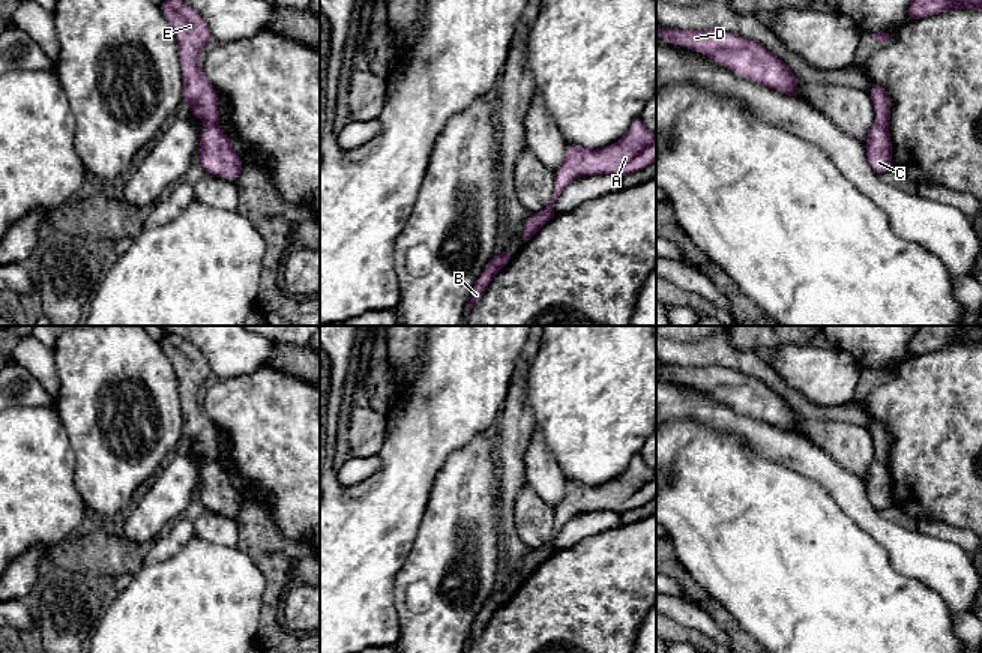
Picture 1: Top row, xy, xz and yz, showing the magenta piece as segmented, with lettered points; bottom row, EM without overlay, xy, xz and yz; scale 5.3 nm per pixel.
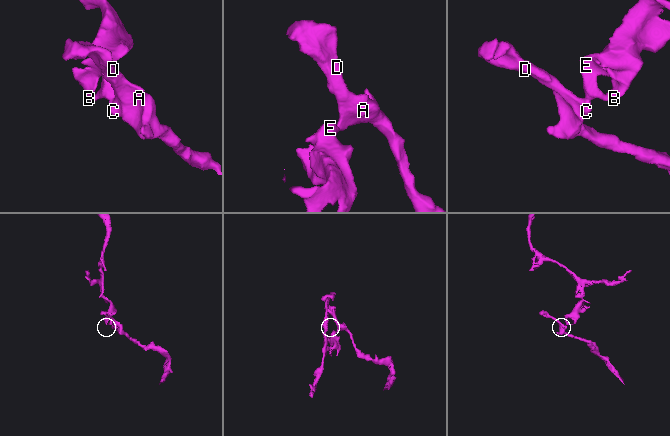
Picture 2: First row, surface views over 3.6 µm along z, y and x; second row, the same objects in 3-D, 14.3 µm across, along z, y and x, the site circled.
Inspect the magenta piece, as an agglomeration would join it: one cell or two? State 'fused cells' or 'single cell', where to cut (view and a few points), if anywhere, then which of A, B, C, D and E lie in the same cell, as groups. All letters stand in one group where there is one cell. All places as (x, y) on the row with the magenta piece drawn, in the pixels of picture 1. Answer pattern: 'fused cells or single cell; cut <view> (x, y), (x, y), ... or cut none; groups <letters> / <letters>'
fused cells; cut xy (216, 123), (206, 128); groups A C D / B E

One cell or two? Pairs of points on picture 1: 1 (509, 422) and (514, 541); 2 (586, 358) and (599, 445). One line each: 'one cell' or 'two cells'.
1: one cell
2: one cell

